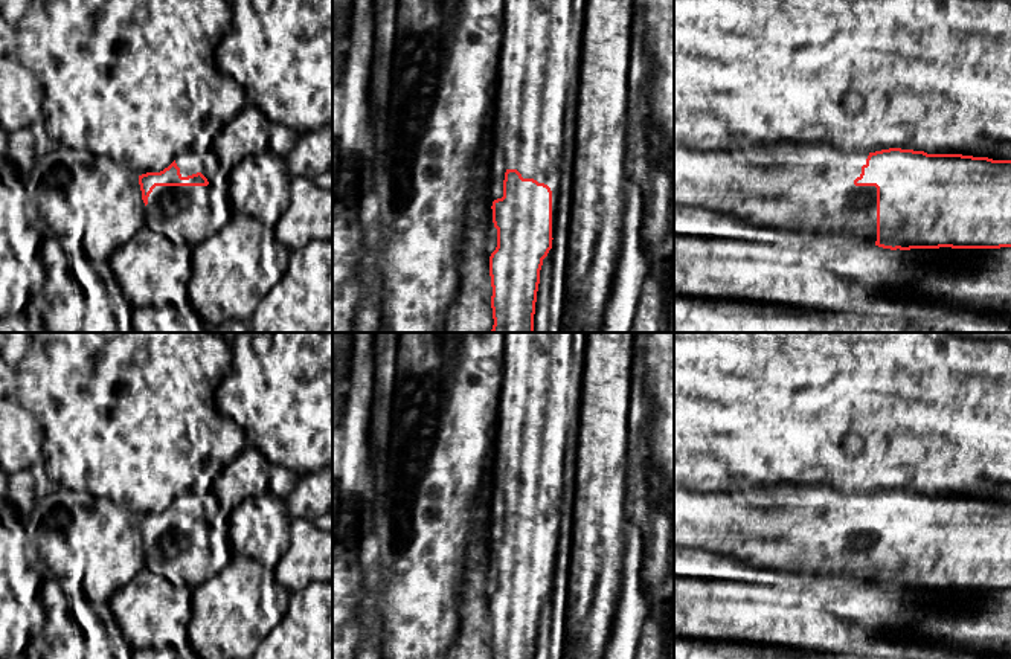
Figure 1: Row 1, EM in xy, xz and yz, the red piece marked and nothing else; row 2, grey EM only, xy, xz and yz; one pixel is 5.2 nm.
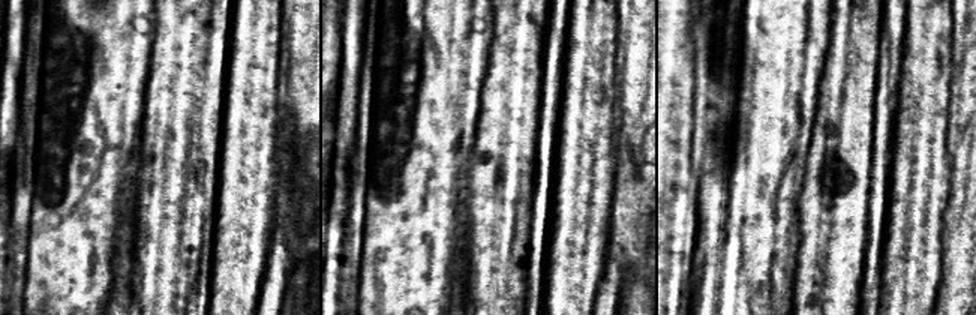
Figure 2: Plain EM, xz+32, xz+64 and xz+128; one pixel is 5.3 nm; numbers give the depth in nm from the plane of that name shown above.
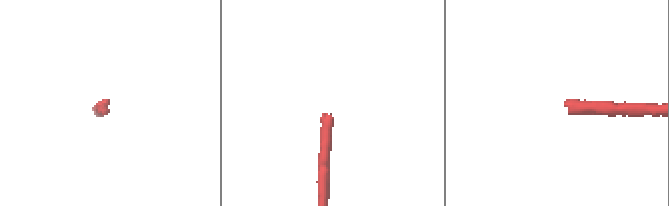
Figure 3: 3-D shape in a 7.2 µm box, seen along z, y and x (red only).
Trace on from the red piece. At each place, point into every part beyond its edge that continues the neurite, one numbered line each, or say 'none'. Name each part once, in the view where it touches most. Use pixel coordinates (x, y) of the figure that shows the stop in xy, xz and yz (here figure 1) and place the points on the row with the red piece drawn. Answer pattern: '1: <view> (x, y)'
1: xy (186, 215)

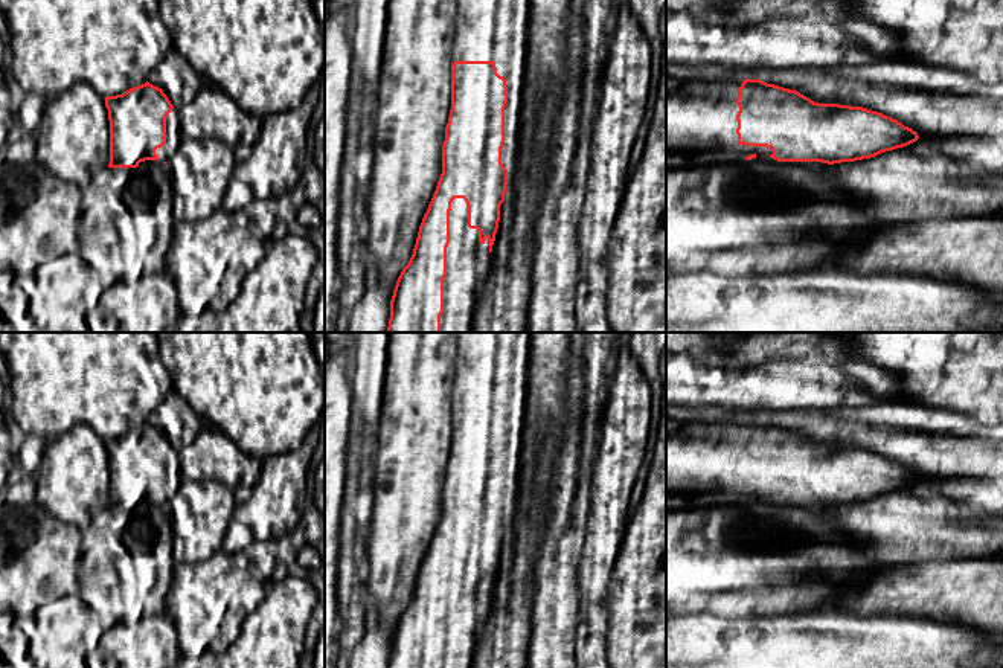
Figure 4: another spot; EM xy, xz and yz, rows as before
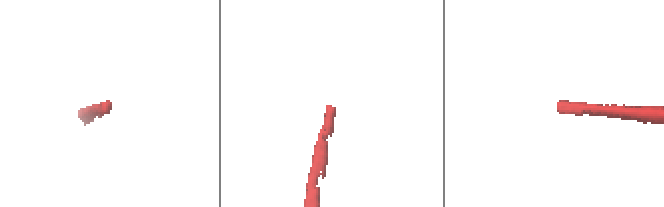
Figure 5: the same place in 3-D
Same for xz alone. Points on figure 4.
1: xz (497, 31)

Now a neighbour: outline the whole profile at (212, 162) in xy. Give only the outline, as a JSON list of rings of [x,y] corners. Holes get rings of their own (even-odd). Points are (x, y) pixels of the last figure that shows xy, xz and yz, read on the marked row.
[[[183,139],[180,149],[166,160],[174,221],[195,223],[221,209],[236,166],[233,148],[226,143],[213,139]]]

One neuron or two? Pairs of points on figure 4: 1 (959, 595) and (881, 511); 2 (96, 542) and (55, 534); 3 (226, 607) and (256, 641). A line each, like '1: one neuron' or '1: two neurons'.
1: two neurons
2: two neurons
3: two neurons

